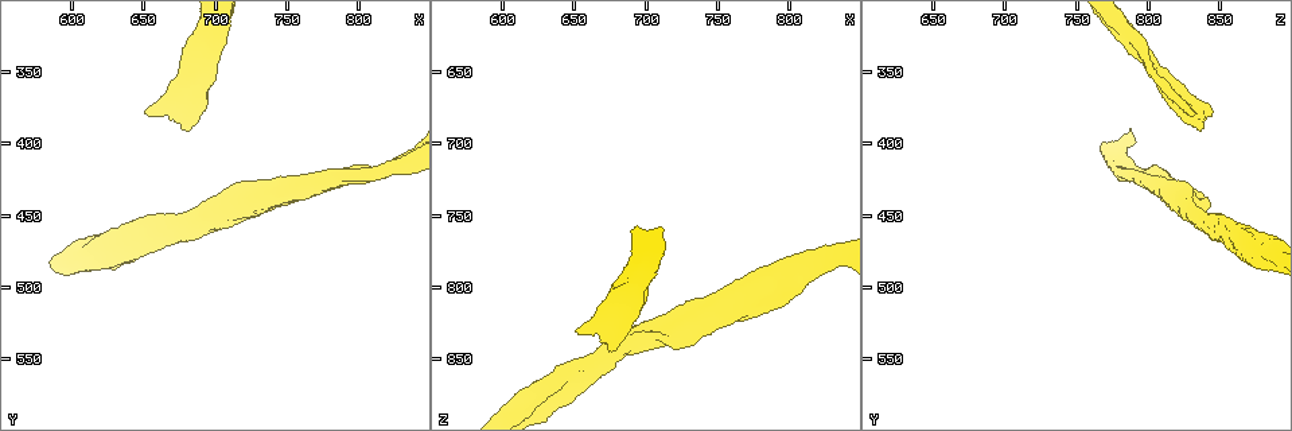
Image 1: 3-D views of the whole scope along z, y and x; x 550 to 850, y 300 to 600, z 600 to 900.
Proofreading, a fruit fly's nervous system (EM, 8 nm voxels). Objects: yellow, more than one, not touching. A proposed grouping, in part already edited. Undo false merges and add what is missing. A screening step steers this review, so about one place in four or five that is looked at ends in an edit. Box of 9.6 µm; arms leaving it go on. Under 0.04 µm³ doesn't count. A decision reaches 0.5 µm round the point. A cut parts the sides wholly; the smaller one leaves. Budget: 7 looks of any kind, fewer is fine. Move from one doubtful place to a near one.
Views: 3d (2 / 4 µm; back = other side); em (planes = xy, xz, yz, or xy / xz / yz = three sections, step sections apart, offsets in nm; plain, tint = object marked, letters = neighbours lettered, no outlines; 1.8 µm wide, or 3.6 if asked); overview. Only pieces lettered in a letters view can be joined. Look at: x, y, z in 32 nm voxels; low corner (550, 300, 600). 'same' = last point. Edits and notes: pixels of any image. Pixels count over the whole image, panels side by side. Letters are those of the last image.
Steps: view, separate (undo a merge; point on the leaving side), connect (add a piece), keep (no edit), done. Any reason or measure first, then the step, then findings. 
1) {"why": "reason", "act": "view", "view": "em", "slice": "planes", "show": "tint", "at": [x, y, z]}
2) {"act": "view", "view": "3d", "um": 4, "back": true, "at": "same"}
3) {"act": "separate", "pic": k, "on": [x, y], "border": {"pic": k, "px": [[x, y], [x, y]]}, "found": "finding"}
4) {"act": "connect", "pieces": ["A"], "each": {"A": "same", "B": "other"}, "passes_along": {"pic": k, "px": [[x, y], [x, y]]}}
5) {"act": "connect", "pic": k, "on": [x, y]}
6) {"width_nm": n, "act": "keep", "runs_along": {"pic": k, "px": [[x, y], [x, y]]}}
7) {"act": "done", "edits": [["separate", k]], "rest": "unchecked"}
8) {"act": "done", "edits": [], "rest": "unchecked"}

{"why": "arms part here", "act": "view", "view": "em", "slice": "planes", "show": "plain", "at": [620, 476, 878]}

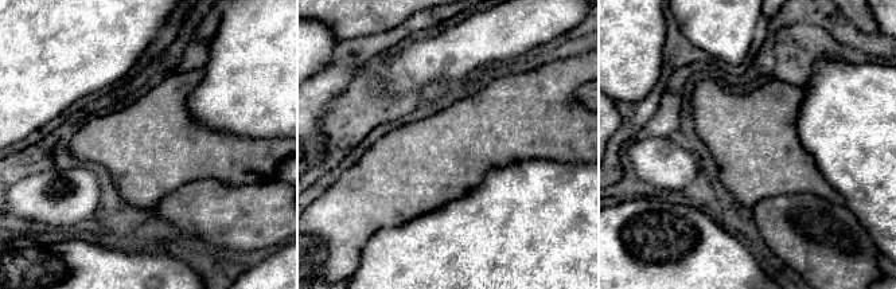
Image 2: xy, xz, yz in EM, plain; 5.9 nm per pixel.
{"act": "view", "view": "em", "slice": "planes", "show": "tint", "at": "same"}

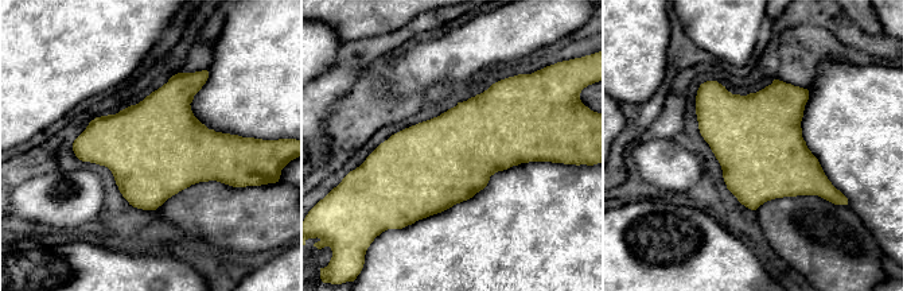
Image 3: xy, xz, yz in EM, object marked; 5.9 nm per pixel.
{"why": "what lies round it", "act": "view", "view": "em", "slice": "planes", "show": "letters", "at": "same"}

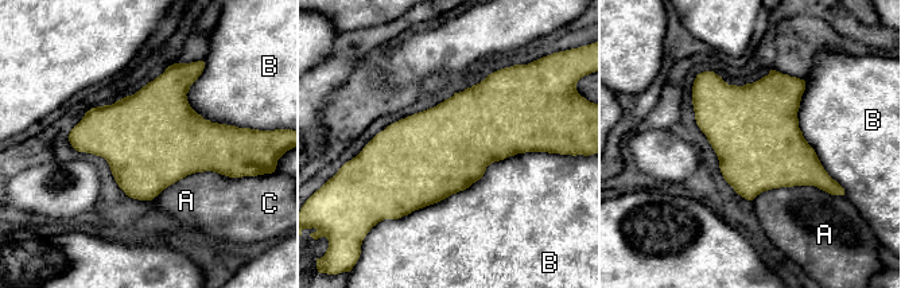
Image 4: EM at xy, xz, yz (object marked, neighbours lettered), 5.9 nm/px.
{"act": "keep", "each": {"A": "other", "B": "other", "C": "other"}, "border": {"pic": 4, "px": [[542, 151], [494, 160], [397, 218]]}, "found": "all the same cell"}

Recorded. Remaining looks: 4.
{"why": "abrupt turn", "act": "view", "view": "3d", "um": 4, "at": [802, 420, 786]}

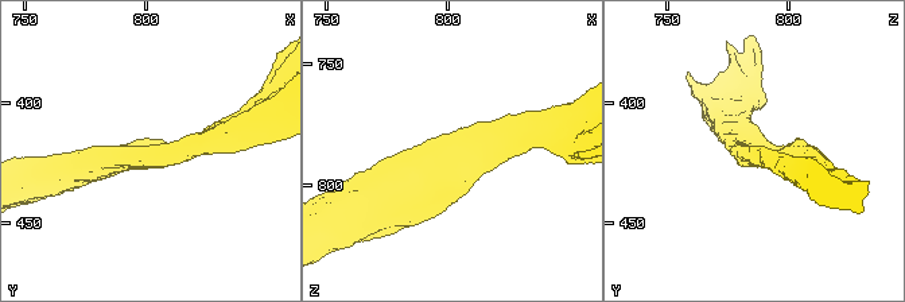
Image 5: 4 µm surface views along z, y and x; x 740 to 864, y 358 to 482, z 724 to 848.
{"act": "view", "view": "em", "slice": "planes", "show": "letters", "at": [803, 423, 785]}

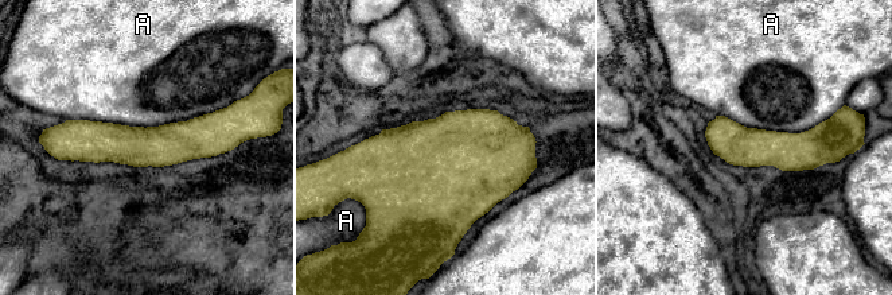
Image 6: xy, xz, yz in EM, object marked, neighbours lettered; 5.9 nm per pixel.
{"act": "keep", "each": {"A": "other"}, "border": {"pic": 6, "px": [[228, 105], [145, 127], [66, 120]]}, "found": "one cell here"}

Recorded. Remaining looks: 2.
{"act": "done", "edits": [], "rest": "unchecked"}

